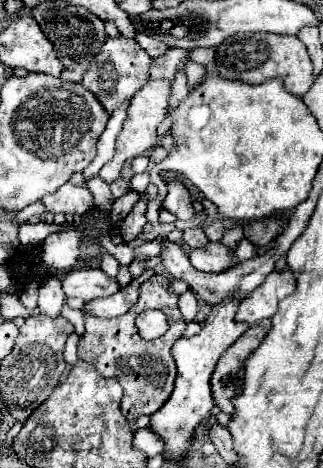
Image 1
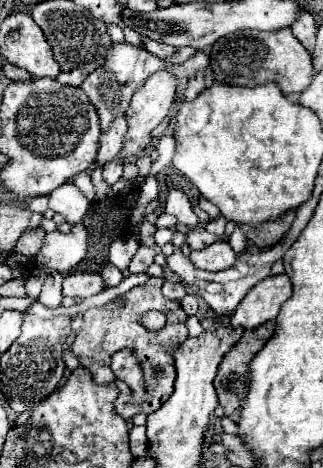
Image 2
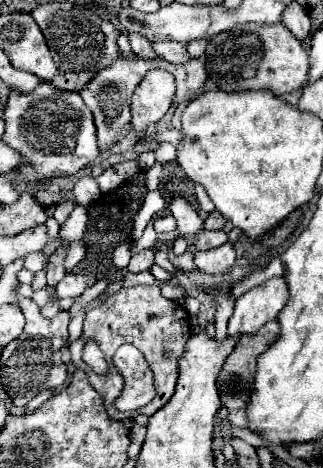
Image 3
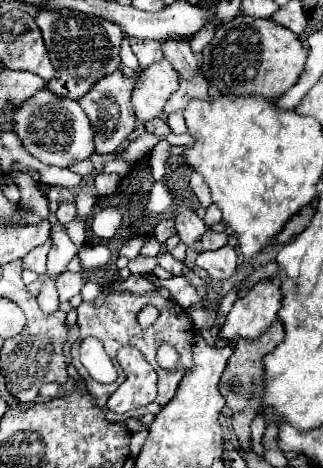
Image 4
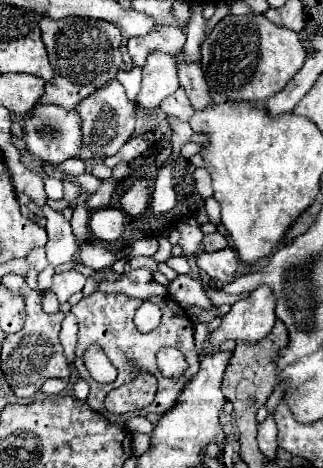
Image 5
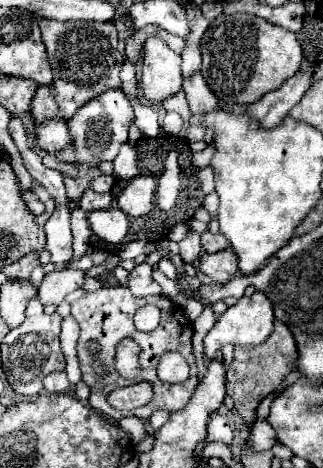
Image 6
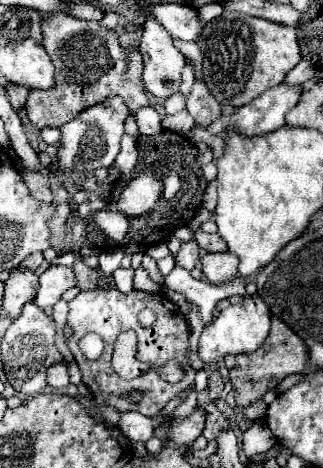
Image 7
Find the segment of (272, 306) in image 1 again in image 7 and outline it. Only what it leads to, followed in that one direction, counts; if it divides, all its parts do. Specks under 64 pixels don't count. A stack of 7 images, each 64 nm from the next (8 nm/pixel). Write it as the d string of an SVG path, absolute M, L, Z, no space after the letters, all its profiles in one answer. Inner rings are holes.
M244 296L242 302L228 306L224 312L220 312L218 318L214 318L214 322L208 328L204 328L198 342L200 358L208 364L208 362L216 362L226 354L254 352L270 332L270 316L272 316L270 308L260 296Z

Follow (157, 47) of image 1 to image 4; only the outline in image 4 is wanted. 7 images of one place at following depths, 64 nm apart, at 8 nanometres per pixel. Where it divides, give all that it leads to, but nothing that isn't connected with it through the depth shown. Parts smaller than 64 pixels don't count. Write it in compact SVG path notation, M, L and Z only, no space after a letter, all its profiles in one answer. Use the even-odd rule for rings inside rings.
M168 40L168 42L164 44L162 52L164 52L164 58L174 66L174 70L176 70L182 78L190 78L190 76L194 76L194 74L198 72L198 60L196 60L196 56L192 54L192 50L190 50L190 46L188 46L186 40L184 40L184 42L182 42L182 40L180 40L180 42Z

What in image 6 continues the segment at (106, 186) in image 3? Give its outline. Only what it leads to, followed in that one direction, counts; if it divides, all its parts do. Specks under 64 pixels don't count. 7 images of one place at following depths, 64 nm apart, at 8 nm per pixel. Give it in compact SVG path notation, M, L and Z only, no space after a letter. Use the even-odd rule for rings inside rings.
M86 190L84 196L80 198L80 208L86 210L86 212L94 212L94 210L110 208L110 202L112 202L112 194L110 194L110 192L98 194L98 192L90 192L90 190Z

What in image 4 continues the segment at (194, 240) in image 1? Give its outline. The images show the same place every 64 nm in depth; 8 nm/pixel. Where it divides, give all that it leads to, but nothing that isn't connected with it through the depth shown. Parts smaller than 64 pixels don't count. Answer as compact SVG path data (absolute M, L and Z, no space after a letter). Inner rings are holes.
M206 230L204 236L200 238L200 248L202 248L202 250L218 250L218 248L222 248L222 246L226 246L226 244L228 244L228 236L226 236L224 232L218 234L218 232Z

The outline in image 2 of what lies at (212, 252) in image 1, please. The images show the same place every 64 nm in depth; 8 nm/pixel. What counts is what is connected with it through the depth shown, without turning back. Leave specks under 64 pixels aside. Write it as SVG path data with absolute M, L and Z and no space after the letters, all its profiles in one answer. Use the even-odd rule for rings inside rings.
M218 240L216 244L210 244L204 250L190 252L190 260L200 270L220 272L220 270L226 270L234 264L236 254L234 254L234 250L230 248L230 244L226 240Z

